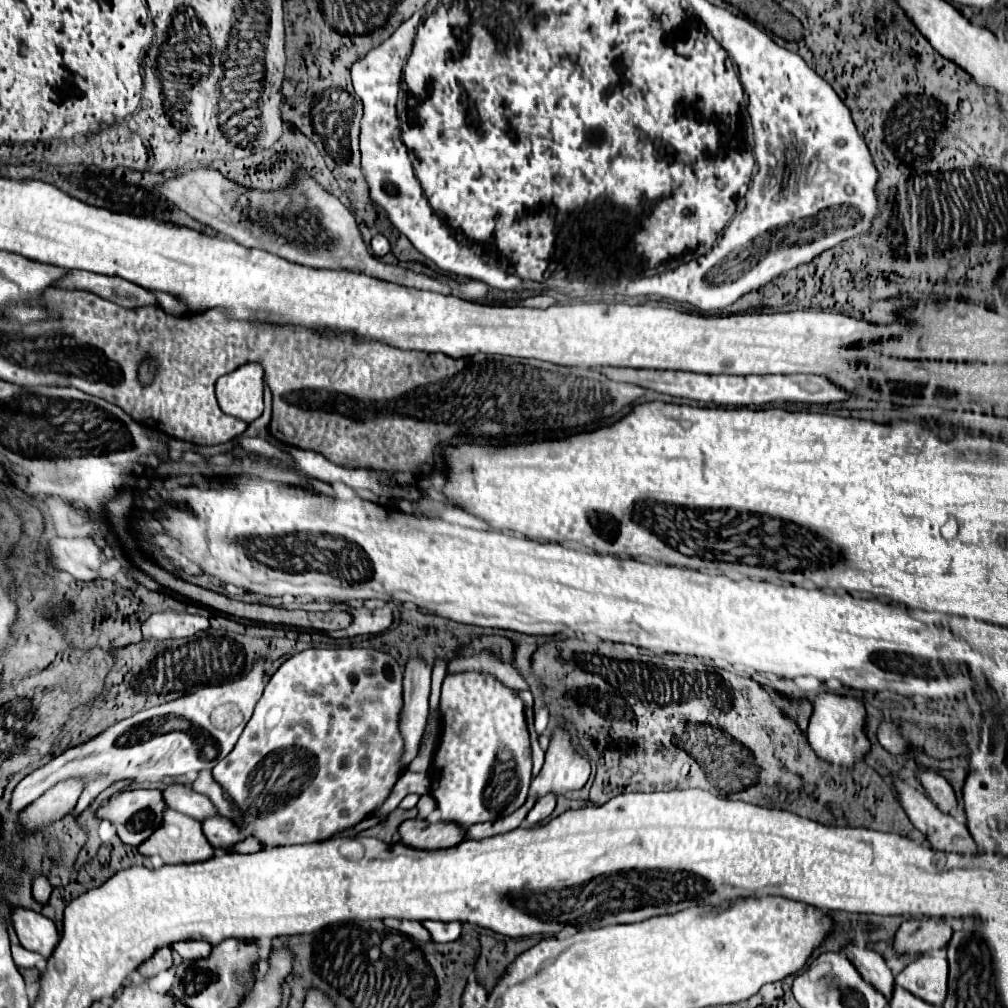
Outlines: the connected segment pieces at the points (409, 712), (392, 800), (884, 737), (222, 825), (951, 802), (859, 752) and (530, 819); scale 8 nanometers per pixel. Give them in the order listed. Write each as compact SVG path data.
M409 659L407 667L405 667L405 677L403 677L403 709L399 715L399 731L401 731L403 743L405 743L403 755L401 755L401 769L403 771L417 757L419 743L425 735L427 717L429 717L429 691L431 691L431 667L425 665L421 659Z
M407 771L407 773L403 773L403 775L401 775L401 779L395 783L393 791L391 791L391 793L389 793L389 797L381 803L381 807L379 807L379 809L375 809L375 811L371 813L371 817L387 815L389 811L393 811L393 809L395 809L395 803L399 803L405 795L409 795L409 793L425 795L425 793L429 793L429 789L431 789L431 783L429 783L429 777L427 777L427 775Z
M883 723L879 727L879 743L893 755L899 755L905 751L905 739L899 735L897 727L893 723Z
M217 817L217 821L205 821L203 833L217 851L231 851L237 843L245 841L247 837L241 827L237 827L225 817Z
M921 771L919 781L921 781L925 793L933 801L937 801L937 805L941 805L941 809L945 809L945 813L949 813L957 805L957 797L955 797L951 785L935 771Z
M821 693L813 701L813 715L807 729L807 739L819 759L851 769L859 759L865 759L869 753L869 741L863 733L865 723L865 709L859 699L853 697L839 697L831 693Z
M541 797L541 801L537 801L537 803L533 805L533 809L531 809L531 811L527 813L527 817L525 817L527 827L539 825L545 817L551 815L553 809L555 809L555 797Z

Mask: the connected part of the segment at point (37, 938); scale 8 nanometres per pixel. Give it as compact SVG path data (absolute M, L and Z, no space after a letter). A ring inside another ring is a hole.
M15 907L15 909L11 909L11 923L25 949L37 951L45 959L53 953L53 949L59 941L59 933L51 919L43 917L41 913L35 913L31 909Z

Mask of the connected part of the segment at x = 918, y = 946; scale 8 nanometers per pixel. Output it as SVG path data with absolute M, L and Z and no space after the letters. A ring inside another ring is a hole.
M921 917L903 921L895 933L895 949L899 953L927 953L931 949L943 949L951 939L949 919Z

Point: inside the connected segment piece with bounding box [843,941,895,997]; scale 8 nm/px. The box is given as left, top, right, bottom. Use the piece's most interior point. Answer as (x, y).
(869, 963)

